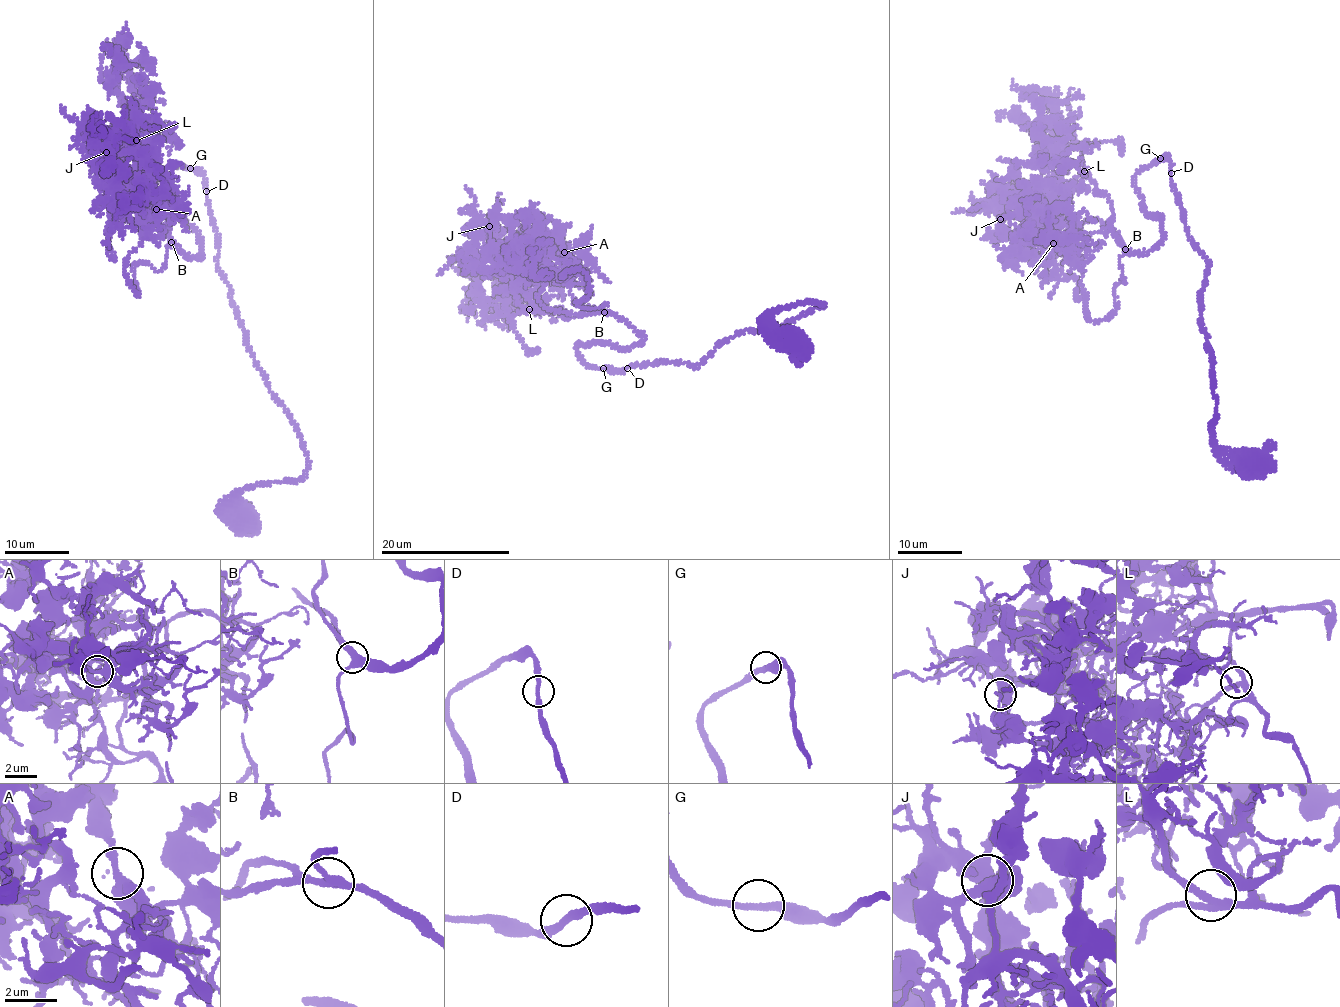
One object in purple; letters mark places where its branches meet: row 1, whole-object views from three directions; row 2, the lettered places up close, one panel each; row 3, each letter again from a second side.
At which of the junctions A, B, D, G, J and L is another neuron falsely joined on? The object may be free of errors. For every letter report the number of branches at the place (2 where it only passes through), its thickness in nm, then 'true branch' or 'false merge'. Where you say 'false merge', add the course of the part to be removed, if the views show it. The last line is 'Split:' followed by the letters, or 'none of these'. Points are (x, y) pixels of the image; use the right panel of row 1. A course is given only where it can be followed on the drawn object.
A: branches 2; calibre 400 nm; true branch
B: branches 3; calibre 320 nm; true branch
D: branches 2; calibre 240 nm; true branch
G: branches 2; calibre 280 nm; true branch
J: branches 2; calibre 600 nm; true branch
L: branches 3; calibre 240 nm; true branch
Split: none of these

